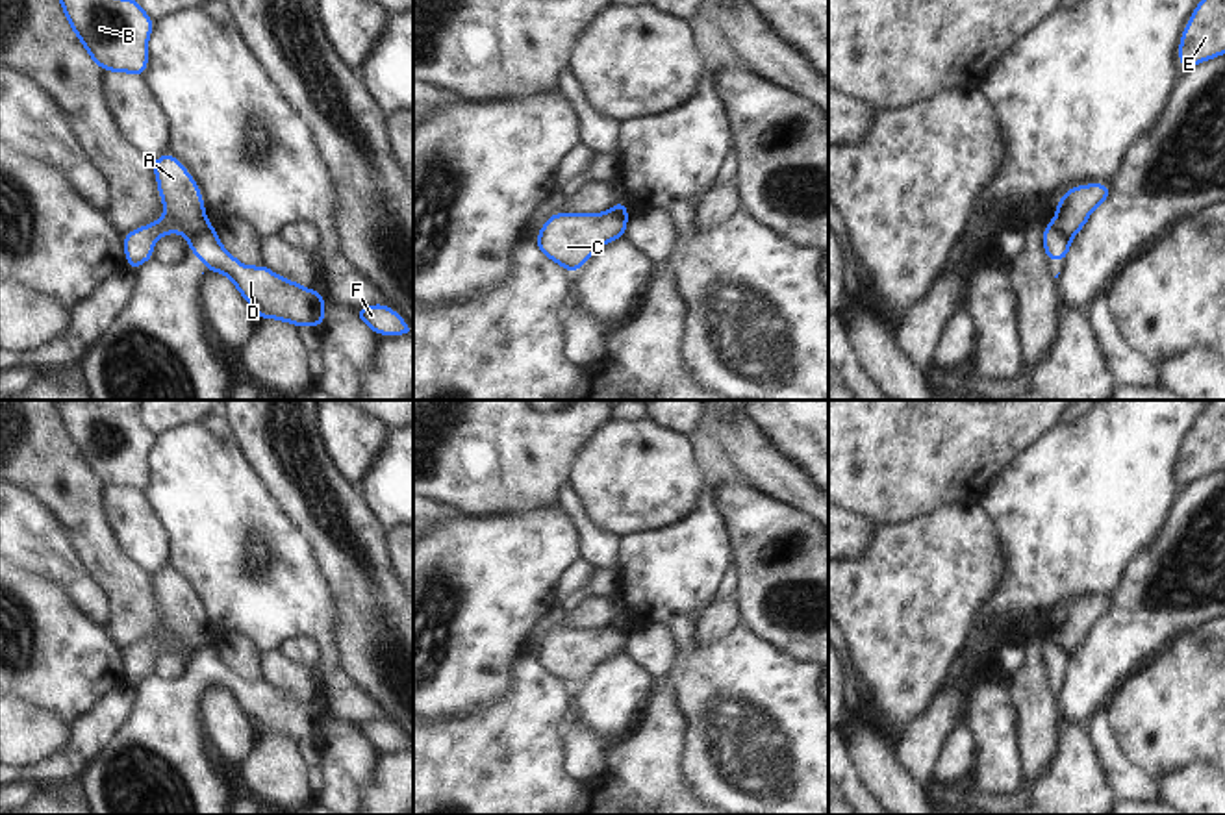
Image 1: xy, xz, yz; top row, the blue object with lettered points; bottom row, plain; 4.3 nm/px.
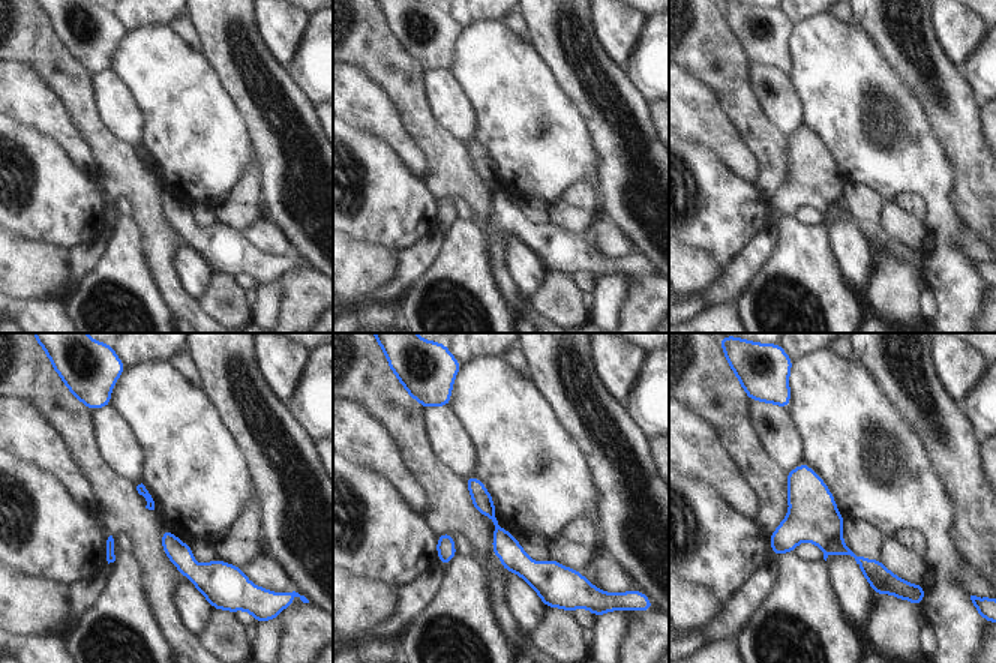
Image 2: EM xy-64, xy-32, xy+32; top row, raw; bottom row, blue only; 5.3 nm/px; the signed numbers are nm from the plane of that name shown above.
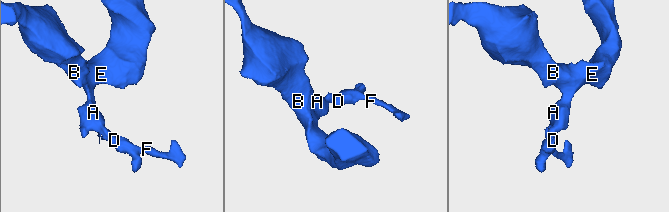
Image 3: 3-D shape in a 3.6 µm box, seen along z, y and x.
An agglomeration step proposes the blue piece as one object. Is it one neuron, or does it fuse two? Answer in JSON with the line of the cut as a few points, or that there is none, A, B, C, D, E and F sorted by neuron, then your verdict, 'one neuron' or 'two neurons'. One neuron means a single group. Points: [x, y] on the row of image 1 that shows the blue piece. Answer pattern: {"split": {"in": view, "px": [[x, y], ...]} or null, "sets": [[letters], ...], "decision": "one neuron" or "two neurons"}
{"split": {"in": "xy", "px": [[210, 226], [202, 228], [189, 241]]}, "sets": [["A", "B", "C", "E"], ["D", "F"]], "decision": "two neurons"}

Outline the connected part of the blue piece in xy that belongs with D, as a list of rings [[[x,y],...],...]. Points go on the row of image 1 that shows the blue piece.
[[[200,230],[191,241],[191,250],[206,263],[204,272],[222,272],[250,304],[258,319],[276,319],[293,324],[324,326],[324,296],[300,283],[278,276],[265,265],[246,267],[219,241],[217,230]]]

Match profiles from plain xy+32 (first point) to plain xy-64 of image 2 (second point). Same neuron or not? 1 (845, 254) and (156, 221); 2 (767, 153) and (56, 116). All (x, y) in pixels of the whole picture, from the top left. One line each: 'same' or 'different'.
1: different
2: different

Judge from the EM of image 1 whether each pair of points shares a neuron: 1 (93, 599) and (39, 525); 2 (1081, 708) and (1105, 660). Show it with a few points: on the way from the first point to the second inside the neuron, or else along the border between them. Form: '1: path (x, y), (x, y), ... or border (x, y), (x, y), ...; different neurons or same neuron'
1: path (75, 580), (41, 543); same neuron
2: path (1081, 697), (1096, 671); same neuron

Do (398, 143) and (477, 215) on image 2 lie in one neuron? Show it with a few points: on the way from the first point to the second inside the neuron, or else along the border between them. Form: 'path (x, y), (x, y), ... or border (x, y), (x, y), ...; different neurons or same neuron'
border (411, 137), (426, 162), (423, 179); different neurons

